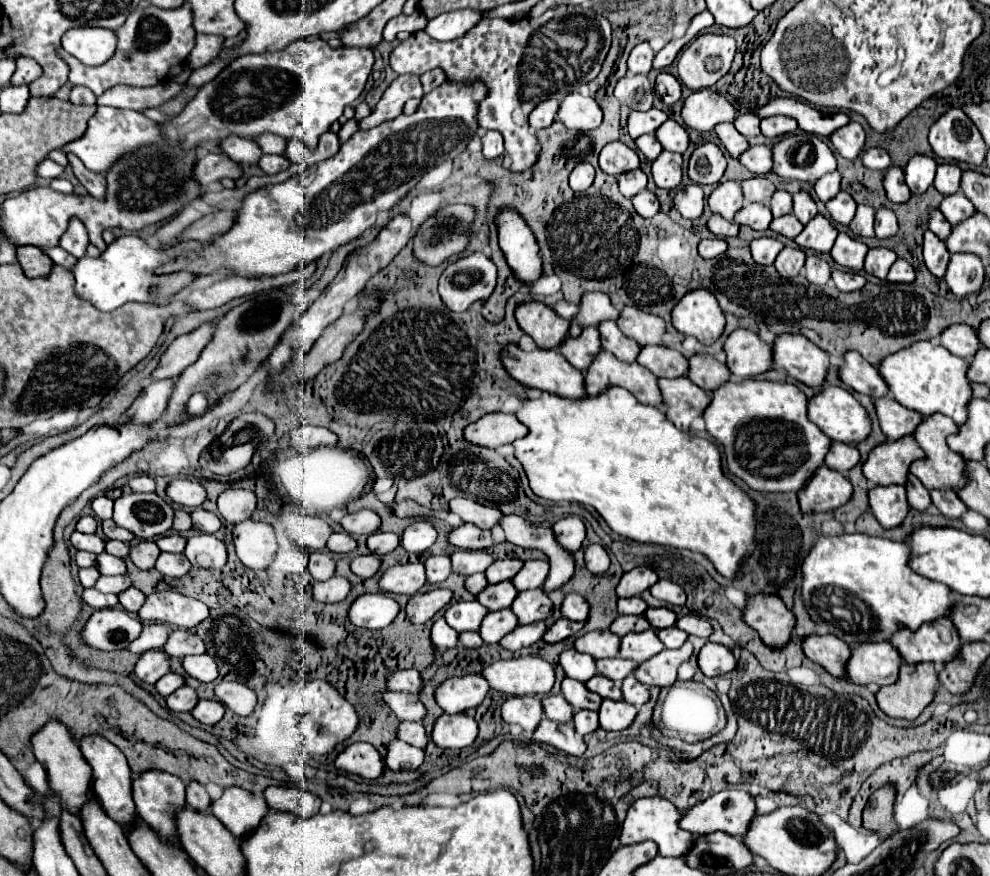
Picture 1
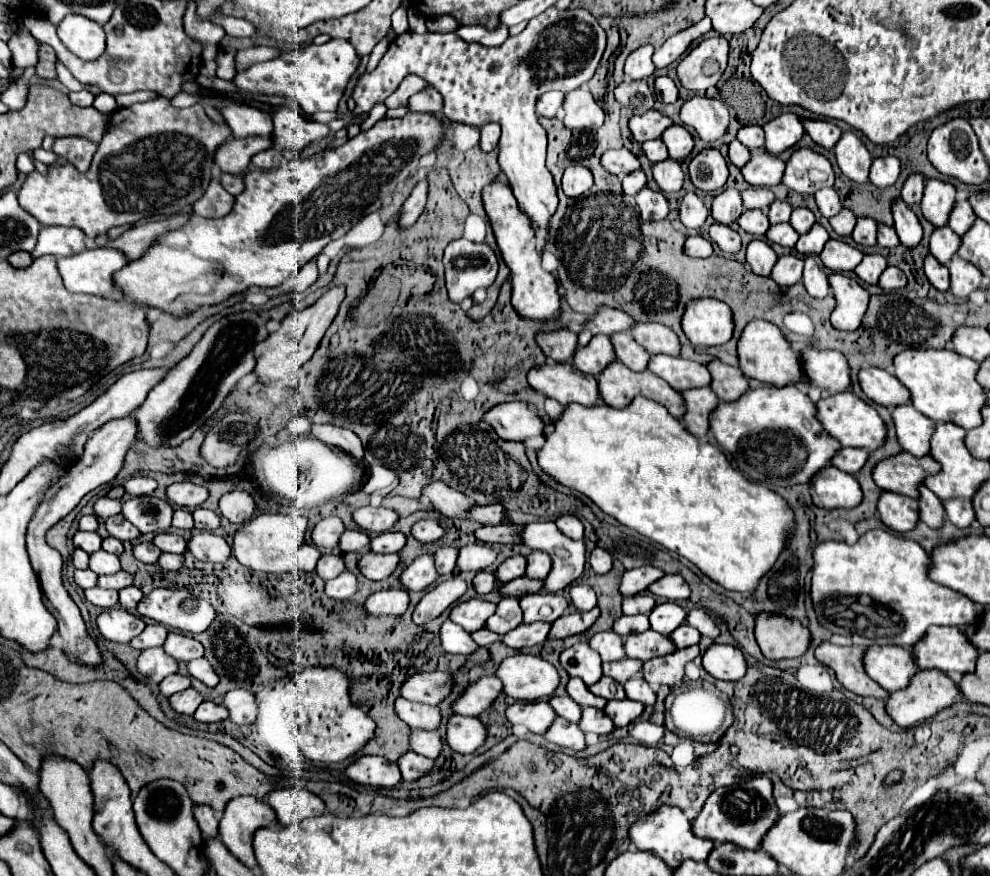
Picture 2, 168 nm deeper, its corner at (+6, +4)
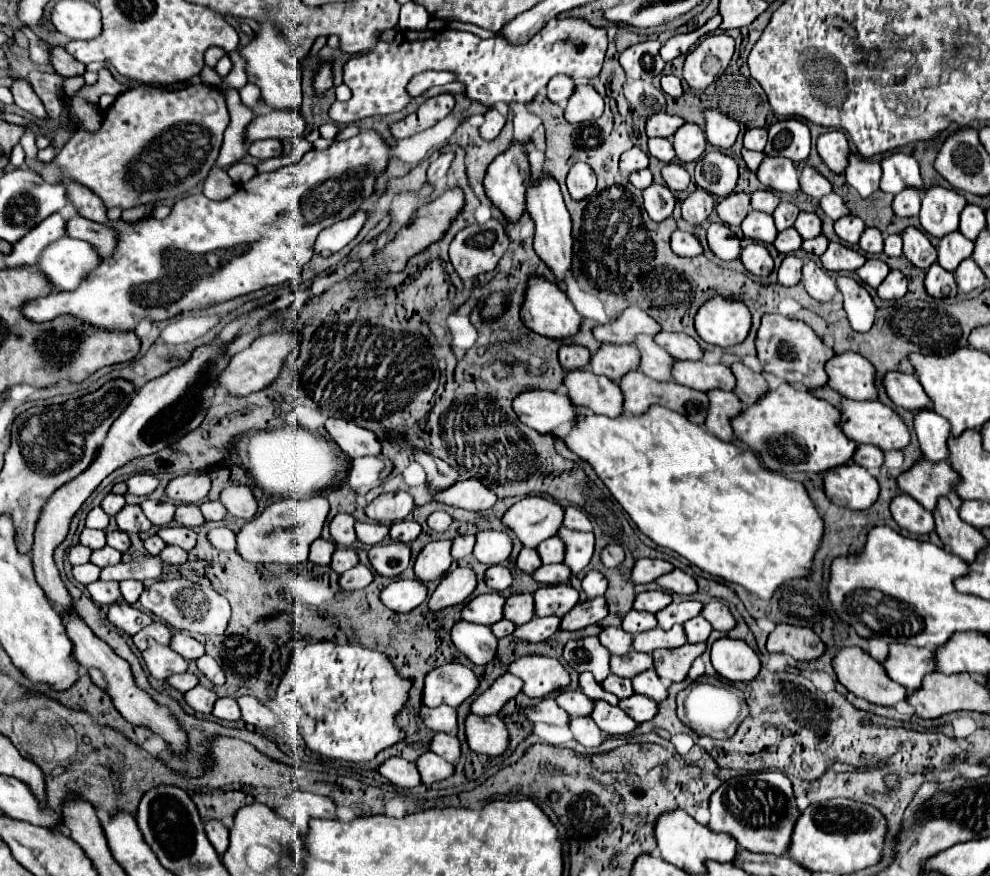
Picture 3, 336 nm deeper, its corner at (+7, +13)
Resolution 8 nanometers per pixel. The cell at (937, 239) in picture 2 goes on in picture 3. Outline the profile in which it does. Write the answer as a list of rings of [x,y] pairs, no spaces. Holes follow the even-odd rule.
[[[960,231],[942,237],[940,245],[938,245],[938,263],[940,263],[940,267],[954,273],[956,265],[960,265],[964,259],[972,257],[972,247],[974,247],[974,243],[964,239],[964,235],[960,235]]]

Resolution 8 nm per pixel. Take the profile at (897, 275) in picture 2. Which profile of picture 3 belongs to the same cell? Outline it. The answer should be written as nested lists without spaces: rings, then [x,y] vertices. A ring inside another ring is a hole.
[[[890,271],[890,275],[878,287],[878,297],[882,301],[896,301],[902,299],[908,291],[908,281],[900,271]]]

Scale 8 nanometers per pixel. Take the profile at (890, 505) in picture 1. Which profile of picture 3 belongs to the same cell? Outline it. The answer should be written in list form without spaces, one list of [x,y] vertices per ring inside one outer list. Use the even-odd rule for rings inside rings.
[[[898,495],[892,501],[890,511],[892,511],[892,519],[908,533],[928,535],[934,531],[932,513],[928,513],[924,507],[920,507],[920,503],[916,503],[908,495]]]

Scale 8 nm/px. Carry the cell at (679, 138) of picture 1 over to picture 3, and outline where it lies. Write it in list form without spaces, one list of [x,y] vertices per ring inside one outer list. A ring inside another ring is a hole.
[[[694,123],[682,125],[674,135],[674,149],[676,149],[676,159],[680,163],[698,161],[706,151],[704,131]]]

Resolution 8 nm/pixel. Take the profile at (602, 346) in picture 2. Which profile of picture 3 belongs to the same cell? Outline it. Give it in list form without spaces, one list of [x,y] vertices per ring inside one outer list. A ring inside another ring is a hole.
[[[602,345],[590,359],[590,371],[604,375],[612,381],[620,381],[626,371],[640,367],[640,351],[634,345]]]

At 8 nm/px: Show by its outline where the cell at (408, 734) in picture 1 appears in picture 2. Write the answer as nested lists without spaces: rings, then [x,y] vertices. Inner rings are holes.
[[[411,730],[411,750],[435,760],[441,752],[441,738],[437,732],[429,730]]]

